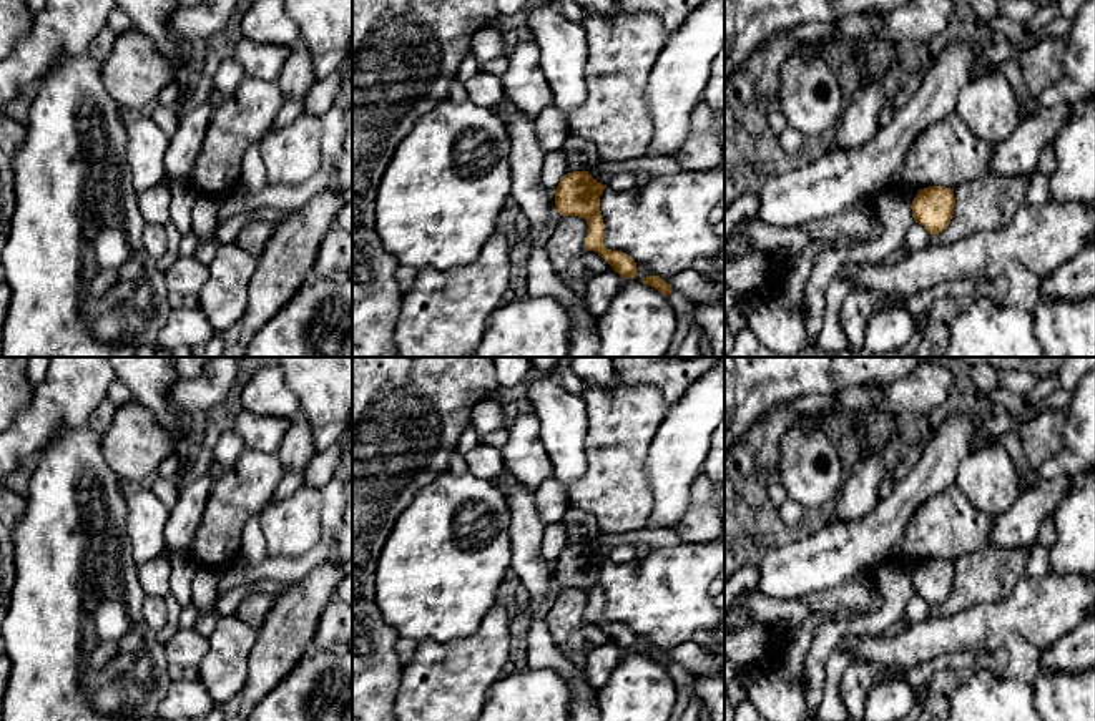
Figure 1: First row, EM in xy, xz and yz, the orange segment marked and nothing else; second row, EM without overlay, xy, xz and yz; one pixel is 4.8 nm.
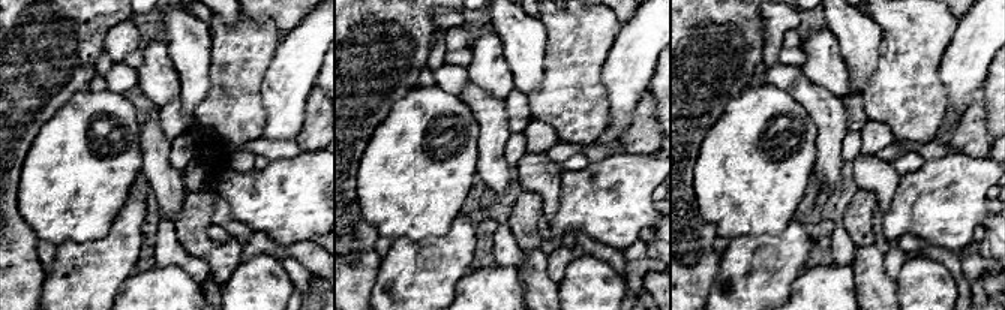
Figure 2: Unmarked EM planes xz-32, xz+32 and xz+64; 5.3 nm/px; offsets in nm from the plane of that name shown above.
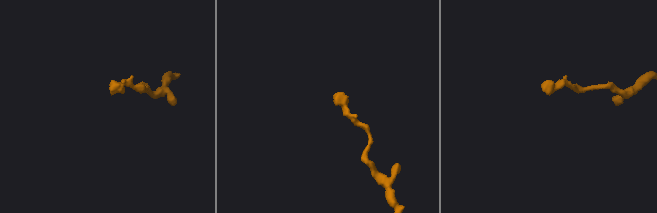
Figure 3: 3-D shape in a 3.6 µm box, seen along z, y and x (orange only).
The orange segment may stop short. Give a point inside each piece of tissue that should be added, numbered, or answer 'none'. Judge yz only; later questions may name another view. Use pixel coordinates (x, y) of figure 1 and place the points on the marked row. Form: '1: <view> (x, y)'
none

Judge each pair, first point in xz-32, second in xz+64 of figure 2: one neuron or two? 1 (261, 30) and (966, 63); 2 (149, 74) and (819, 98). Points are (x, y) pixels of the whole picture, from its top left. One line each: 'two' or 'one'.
1: two
2: two

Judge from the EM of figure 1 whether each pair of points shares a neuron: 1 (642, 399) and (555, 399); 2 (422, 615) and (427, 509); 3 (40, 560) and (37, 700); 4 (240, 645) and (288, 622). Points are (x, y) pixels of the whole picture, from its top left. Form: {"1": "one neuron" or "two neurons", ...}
{"1": "two neurons", "2": "one neuron", "3": "one neuron", "4": "two neurons"}

